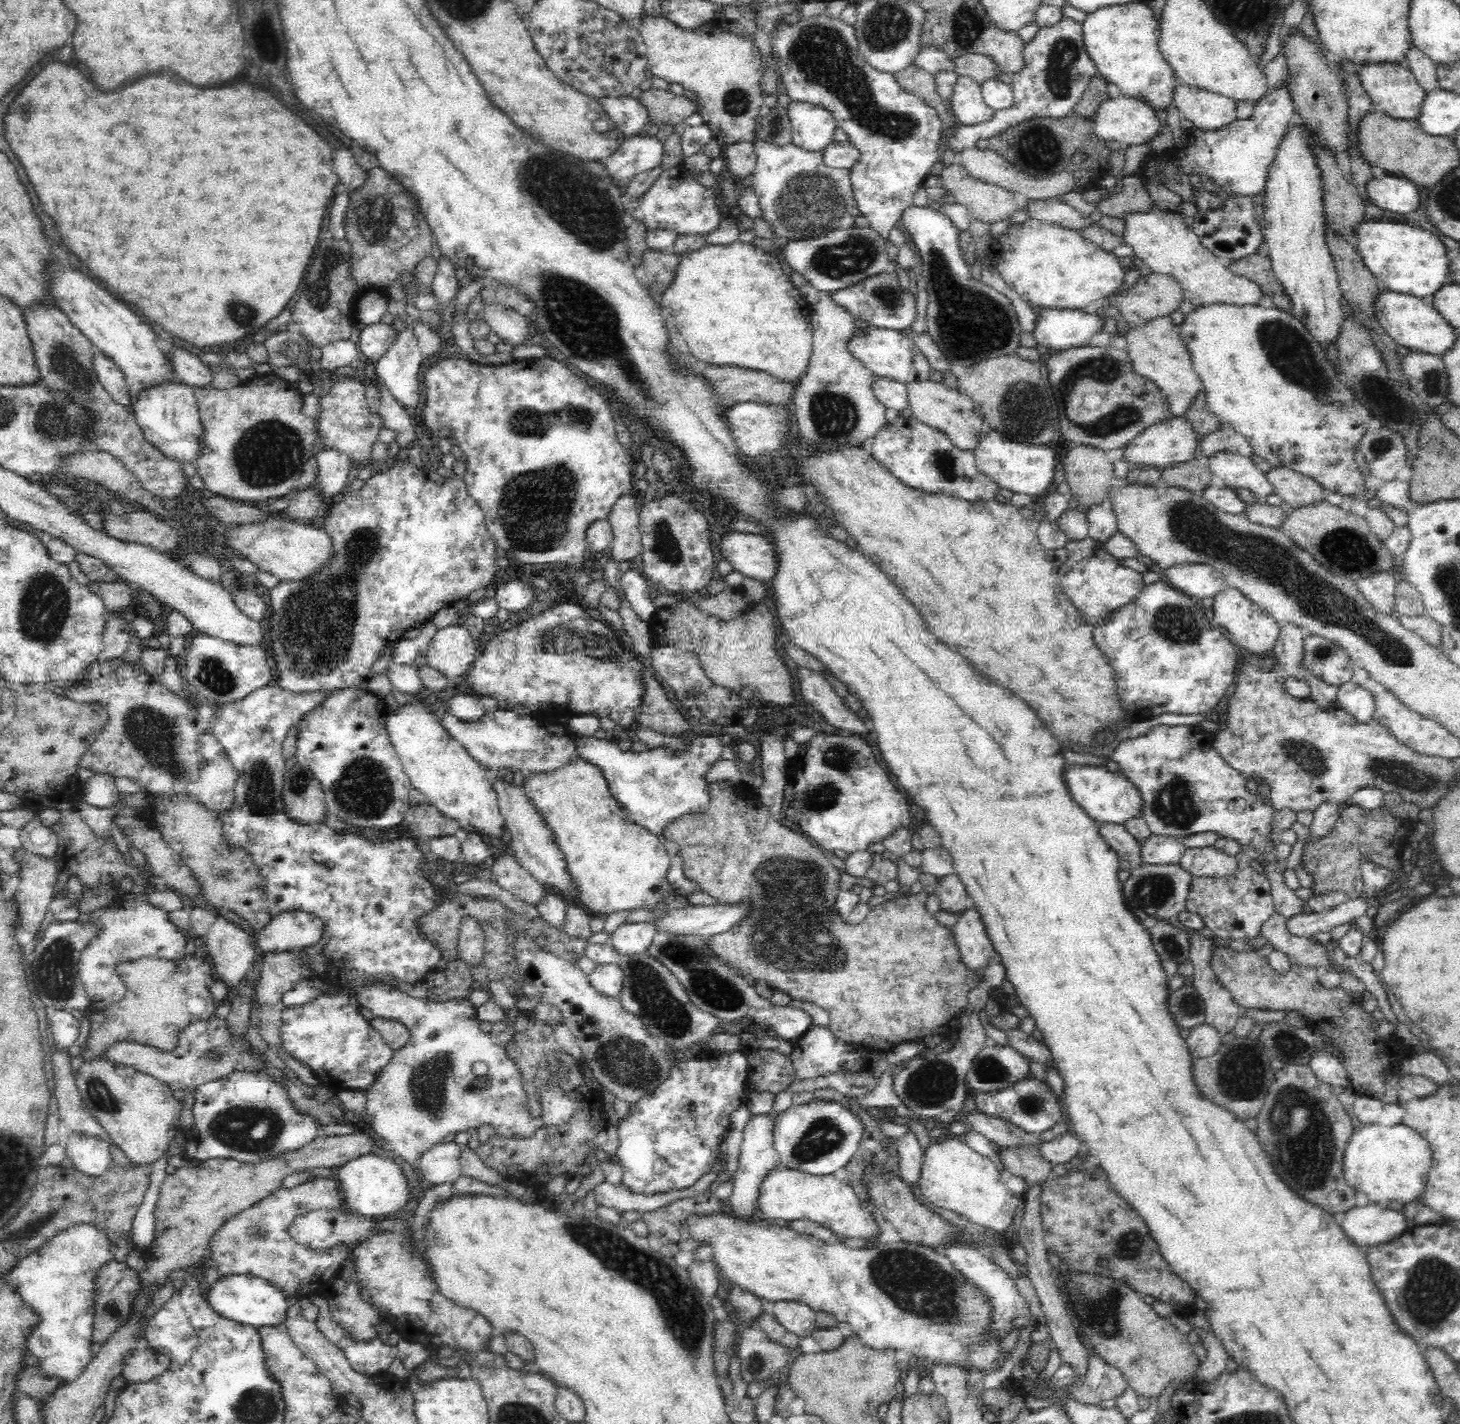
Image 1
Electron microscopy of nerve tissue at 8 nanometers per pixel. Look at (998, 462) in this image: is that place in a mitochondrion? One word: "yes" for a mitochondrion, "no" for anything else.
no

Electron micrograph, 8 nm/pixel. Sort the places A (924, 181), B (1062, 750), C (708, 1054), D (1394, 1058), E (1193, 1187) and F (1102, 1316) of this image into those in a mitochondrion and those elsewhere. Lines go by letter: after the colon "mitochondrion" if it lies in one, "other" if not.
A: other
B: other
C: other
D: mitochondrion
E: other
F: mitochondrion

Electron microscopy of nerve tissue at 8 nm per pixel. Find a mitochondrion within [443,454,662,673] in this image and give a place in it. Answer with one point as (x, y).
(534, 508)

